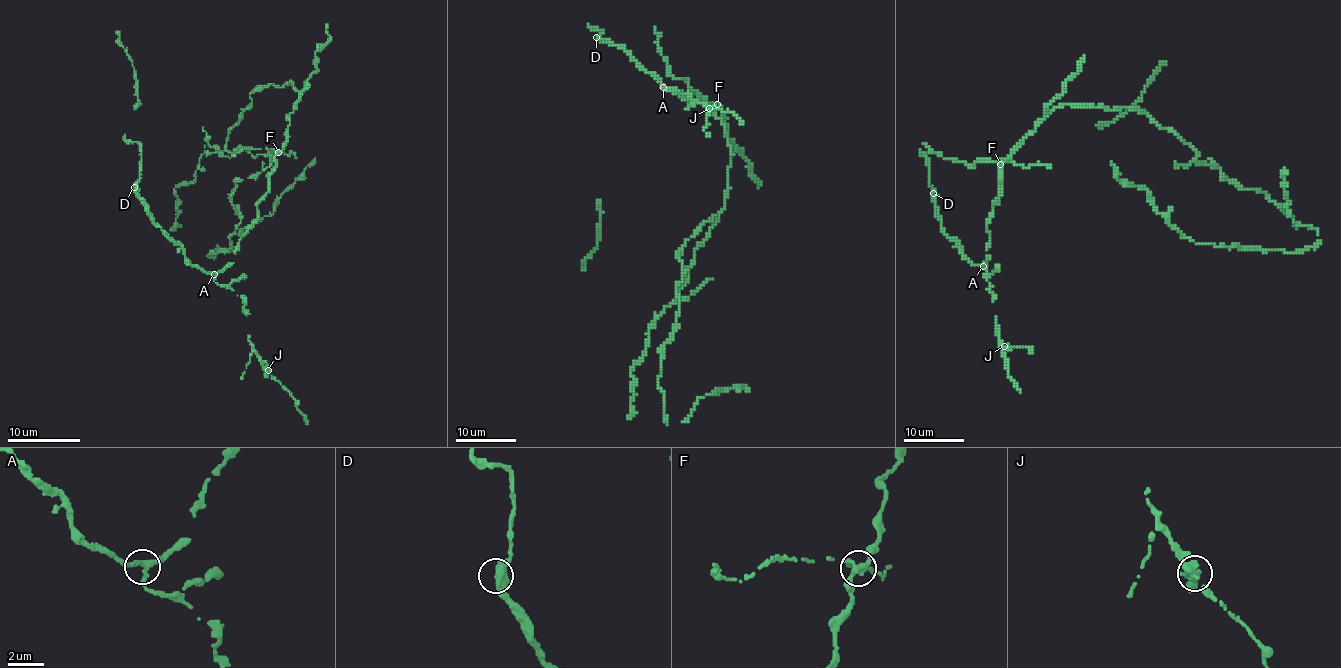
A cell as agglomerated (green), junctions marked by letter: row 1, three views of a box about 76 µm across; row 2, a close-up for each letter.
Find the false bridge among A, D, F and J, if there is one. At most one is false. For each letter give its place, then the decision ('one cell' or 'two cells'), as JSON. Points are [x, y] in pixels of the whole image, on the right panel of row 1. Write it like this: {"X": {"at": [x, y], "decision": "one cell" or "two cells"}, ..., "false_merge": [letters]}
{"A": {"at": [983, 266], "decision": "one cell"}, "D": {"at": [933, 193], "decision": "one cell"}, "F": {"at": [1000, 164], "decision": "two cells"}, "J": {"at": [1004, 346], "decision": "one cell"}, "false_merge": ["F"]}

